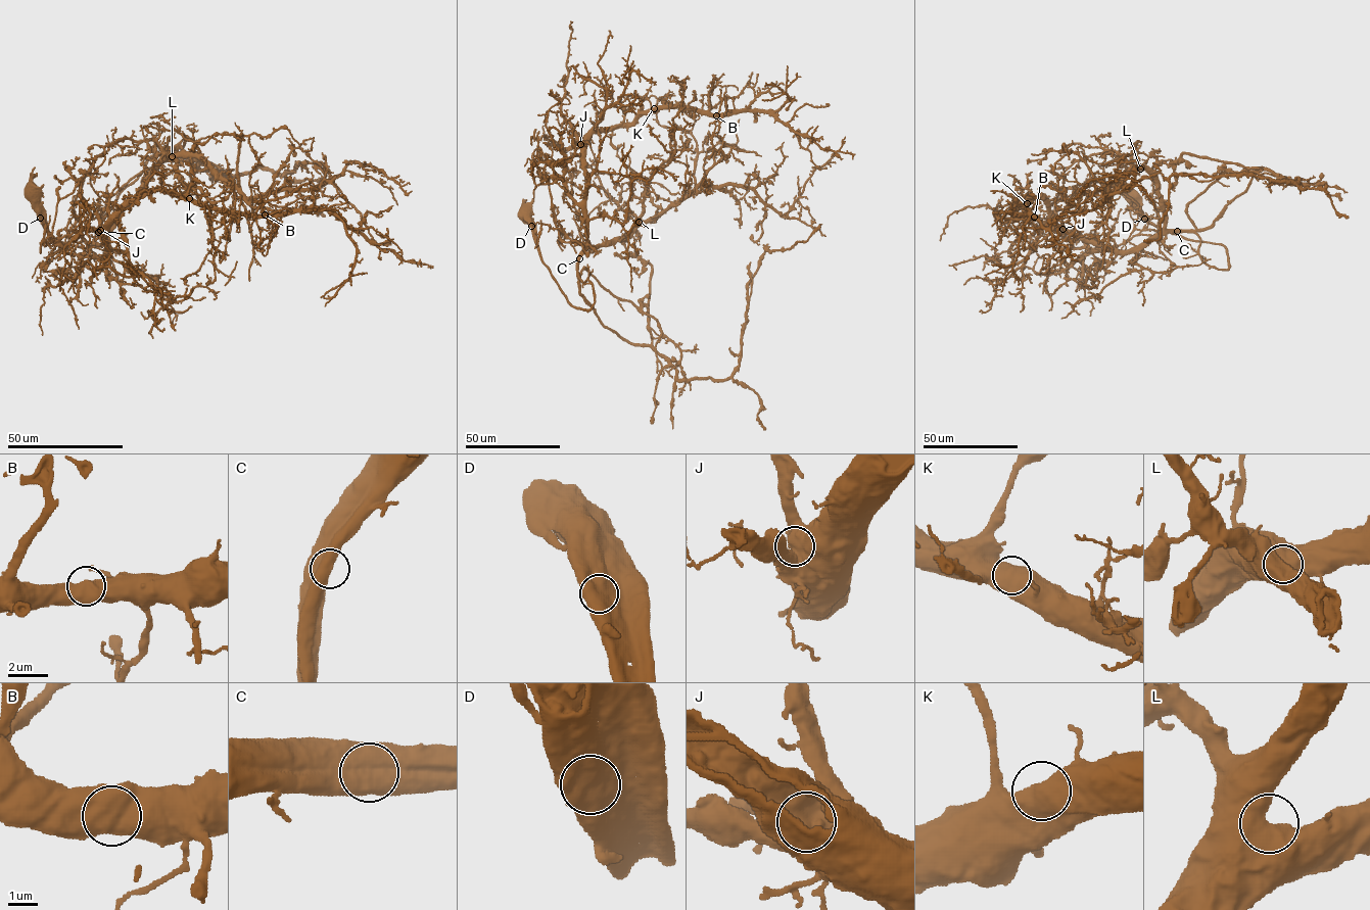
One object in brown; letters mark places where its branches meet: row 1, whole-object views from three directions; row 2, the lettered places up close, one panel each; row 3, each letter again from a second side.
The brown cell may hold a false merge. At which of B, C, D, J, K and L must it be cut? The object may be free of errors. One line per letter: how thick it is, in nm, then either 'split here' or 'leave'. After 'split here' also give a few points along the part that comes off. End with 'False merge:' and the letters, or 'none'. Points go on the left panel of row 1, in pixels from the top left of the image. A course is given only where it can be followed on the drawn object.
B: 900 nm | leave
C: 1000 nm | leave
D: 1000 nm | leave
J: 900 nm | leave
K: 900 nm | leave
L: 850 nm | leave
False merge: none

